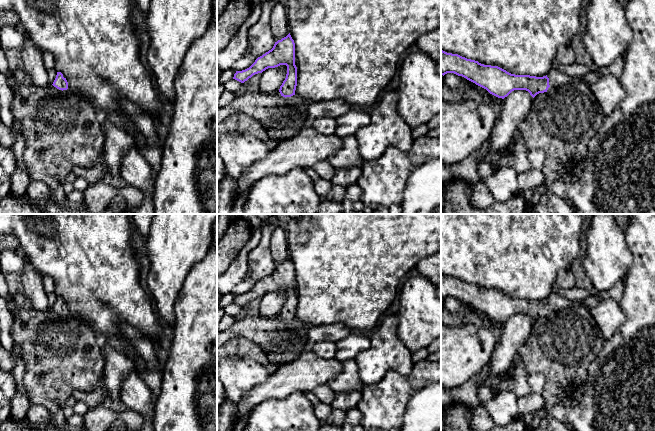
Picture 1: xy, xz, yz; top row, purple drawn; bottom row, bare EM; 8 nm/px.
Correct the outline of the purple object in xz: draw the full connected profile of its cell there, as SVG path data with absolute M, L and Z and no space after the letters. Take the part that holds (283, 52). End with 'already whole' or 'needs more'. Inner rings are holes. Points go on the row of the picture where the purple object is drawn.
M290 33L275 42L273 48L258 57L255 62L247 69L236 71L233 79L244 83L253 75L262 73L268 68L275 68L280 65L287 66L286 78L280 86L279 92L285 97L292 108L300 114L307 113L307 106L302 99L295 95L297 86L297 67L295 65L295 43Z; needs more

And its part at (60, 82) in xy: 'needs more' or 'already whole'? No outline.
needs more

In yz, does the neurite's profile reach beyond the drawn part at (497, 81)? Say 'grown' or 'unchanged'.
grown

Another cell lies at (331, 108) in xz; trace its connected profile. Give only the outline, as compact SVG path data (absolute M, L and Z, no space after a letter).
M342 99L327 100L321 102L313 101L310 105L307 106L307 113L311 120L325 117L336 119L353 108L355 107Z

